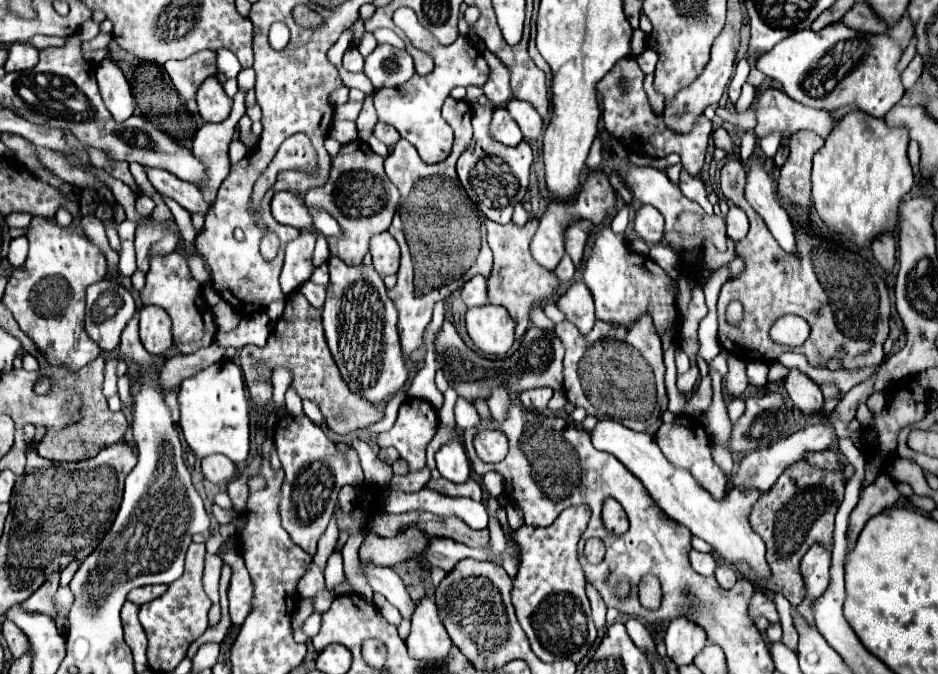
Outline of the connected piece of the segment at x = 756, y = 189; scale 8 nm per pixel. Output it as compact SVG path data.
M760 161L750 163L744 193L746 193L748 203L754 207L754 211L764 219L766 227L770 229L770 233L774 235L778 245L786 253L796 253L794 225L792 225L786 209L778 201L774 179L764 171Z

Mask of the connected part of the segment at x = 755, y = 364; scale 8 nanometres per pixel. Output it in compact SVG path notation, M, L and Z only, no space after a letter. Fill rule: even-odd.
M756 359L756 361L750 361L746 365L746 375L748 375L748 381L752 385L764 385L768 383L766 375L768 375L768 365L762 361L762 359Z

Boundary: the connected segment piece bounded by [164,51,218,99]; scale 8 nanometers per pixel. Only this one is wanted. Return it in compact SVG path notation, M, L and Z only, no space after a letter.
M200 51L184 61L166 61L164 69L184 99L192 99L204 79L218 75L216 55L212 51Z

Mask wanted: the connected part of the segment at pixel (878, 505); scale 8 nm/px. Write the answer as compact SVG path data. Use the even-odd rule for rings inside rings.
M880 475L872 485L864 487L860 491L860 501L850 513L848 523L848 551L854 549L854 543L866 525L866 521L884 509L890 509L898 501L900 493L894 485L894 481L888 475Z

